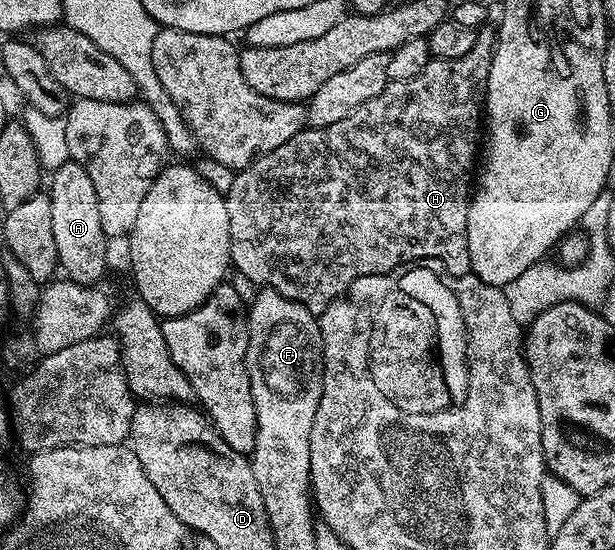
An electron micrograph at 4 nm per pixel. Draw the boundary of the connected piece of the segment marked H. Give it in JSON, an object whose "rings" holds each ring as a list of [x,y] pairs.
{"rings":[[[483,29],[478,32],[476,44],[469,53],[463,57],[456,59],[439,59],[431,58],[425,65],[425,69],[421,73],[417,73],[417,77],[409,77],[408,79],[392,79],[387,84],[387,88],[381,93],[377,93],[377,97],[373,97],[373,101],[365,101],[365,105],[361,105],[357,109],[353,109],[353,113],[349,113],[349,117],[345,117],[345,121],[337,121],[337,125],[329,125],[328,127],[311,127],[299,131],[289,141],[285,141],[285,145],[281,145],[277,149],[273,149],[269,153],[259,156],[251,162],[250,167],[244,167],[238,172],[232,183],[232,188],[225,194],[227,200],[227,212],[229,213],[229,237],[231,238],[231,267],[238,274],[244,275],[253,284],[262,285],[264,288],[281,293],[285,297],[289,297],[293,301],[297,301],[301,305],[305,305],[310,311],[322,313],[330,303],[334,303],[336,299],[346,296],[347,290],[351,288],[351,282],[359,279],[363,275],[383,275],[387,271],[393,271],[402,268],[404,265],[410,265],[416,261],[426,261],[429,259],[438,259],[448,269],[449,273],[454,275],[471,274],[471,262],[469,261],[469,237],[467,236],[467,204],[473,194],[473,172],[477,167],[477,156],[481,151],[481,120],[485,115],[485,96],[487,93],[487,82],[489,81],[489,69],[493,61],[495,53],[495,43],[497,35],[494,30],[487,31]]]}

